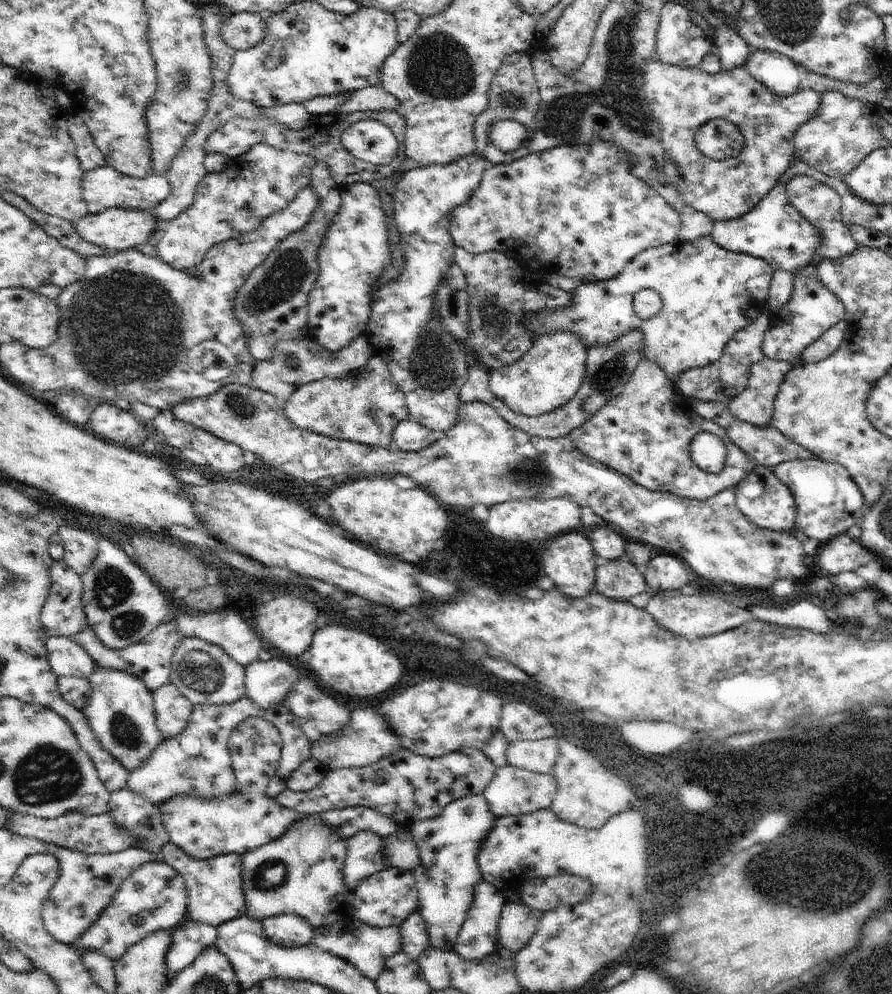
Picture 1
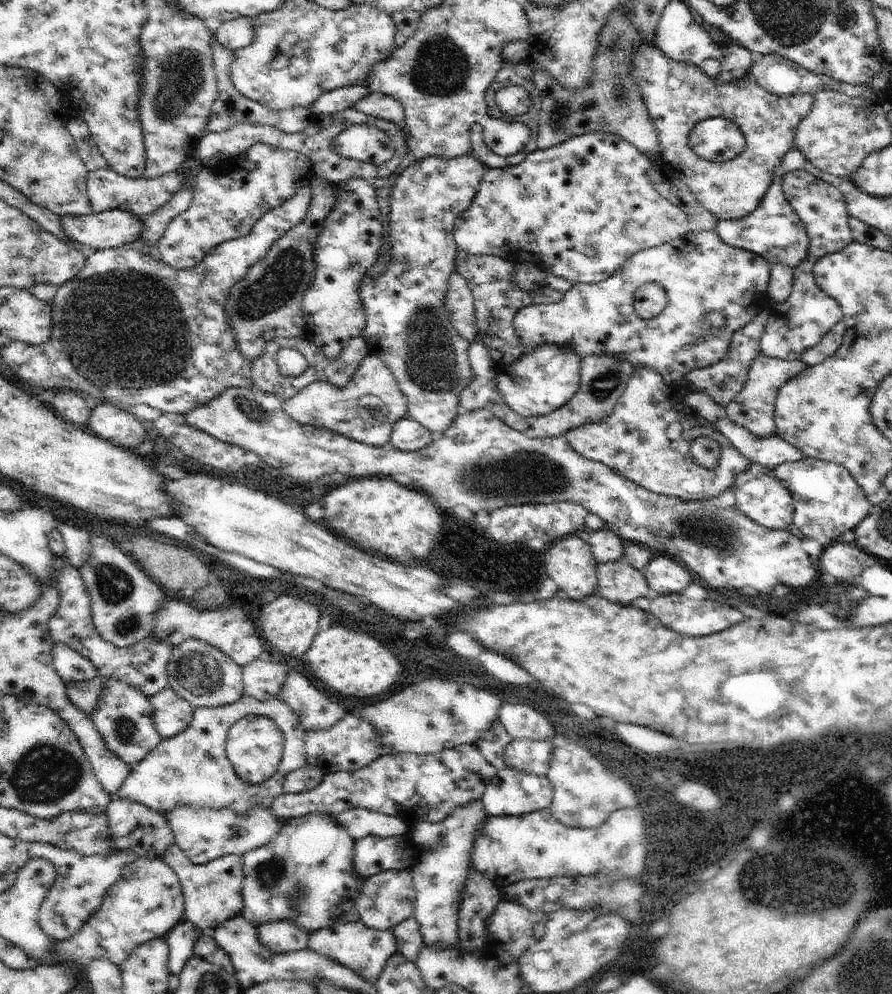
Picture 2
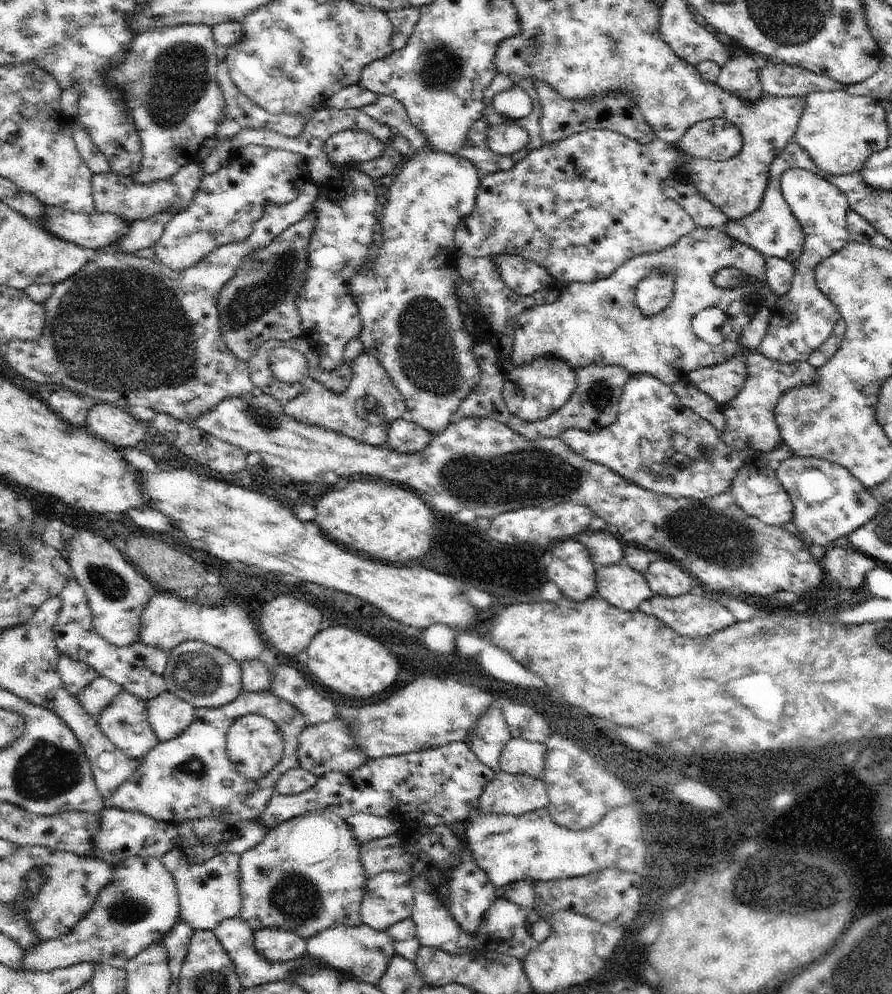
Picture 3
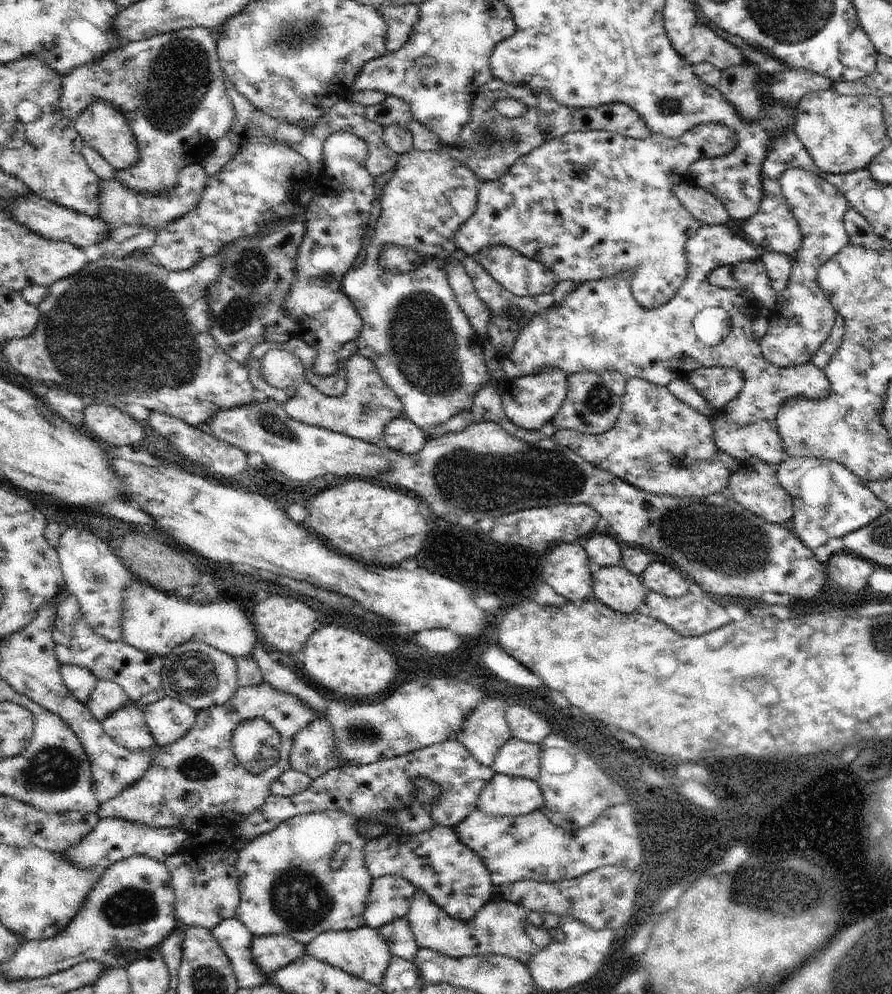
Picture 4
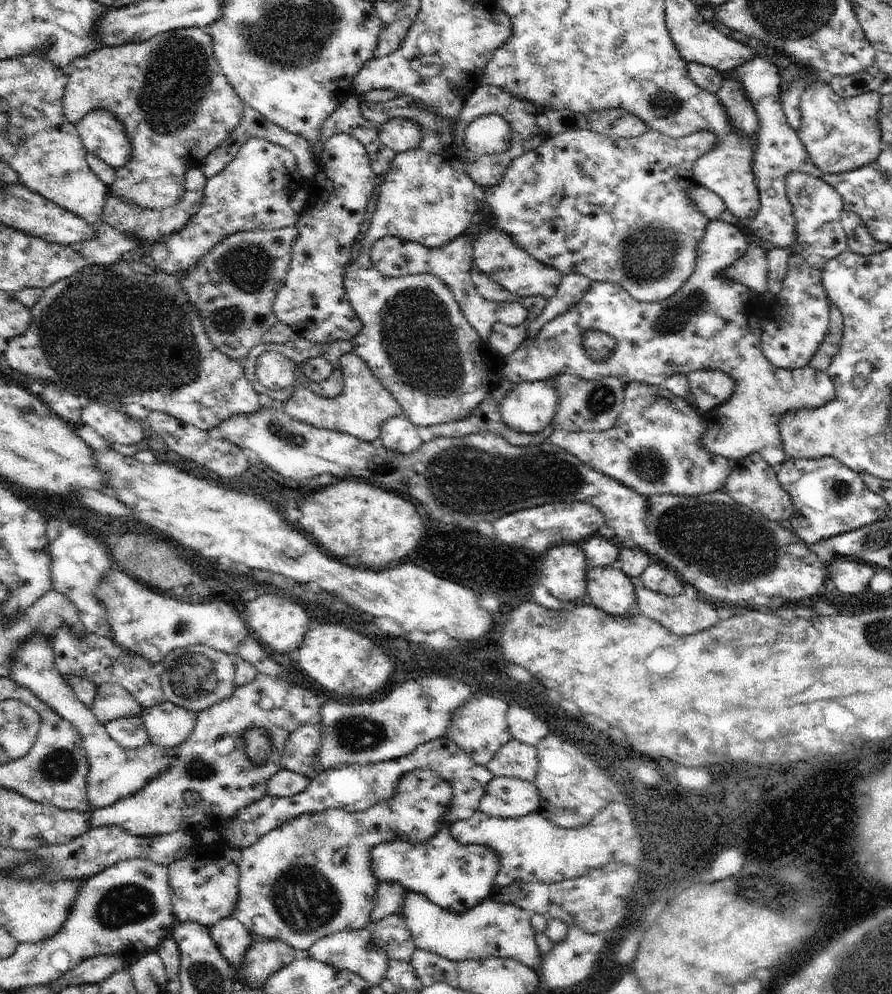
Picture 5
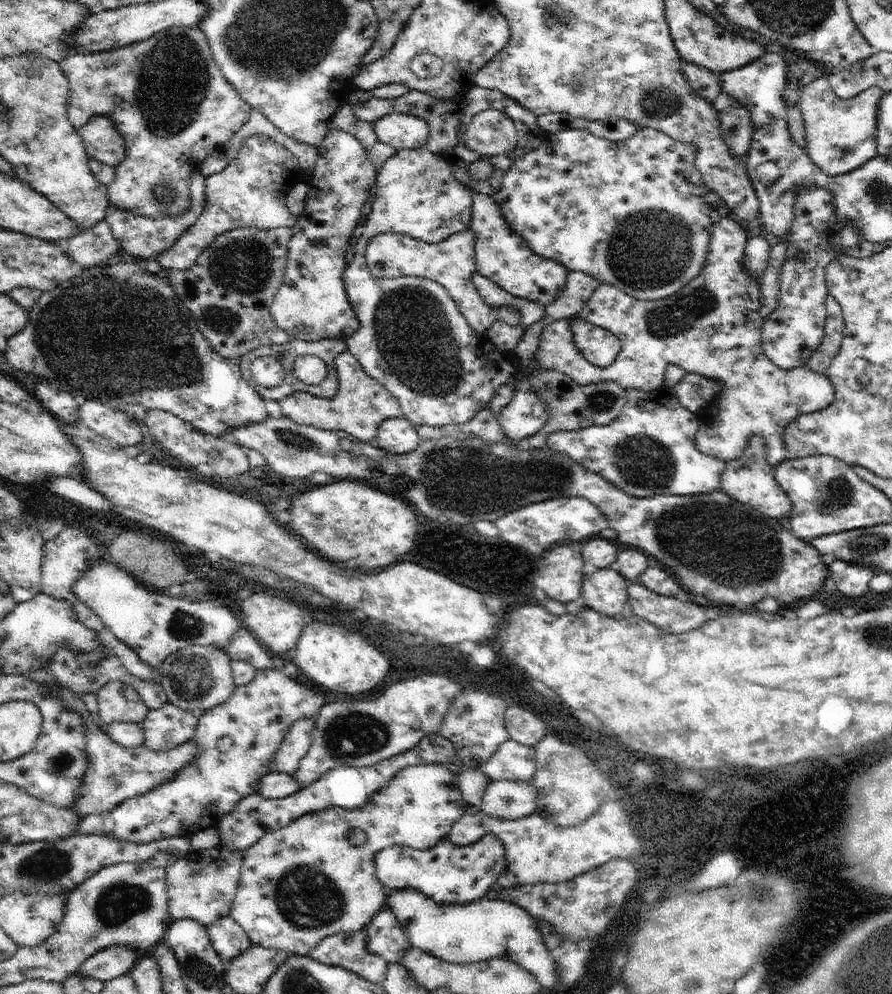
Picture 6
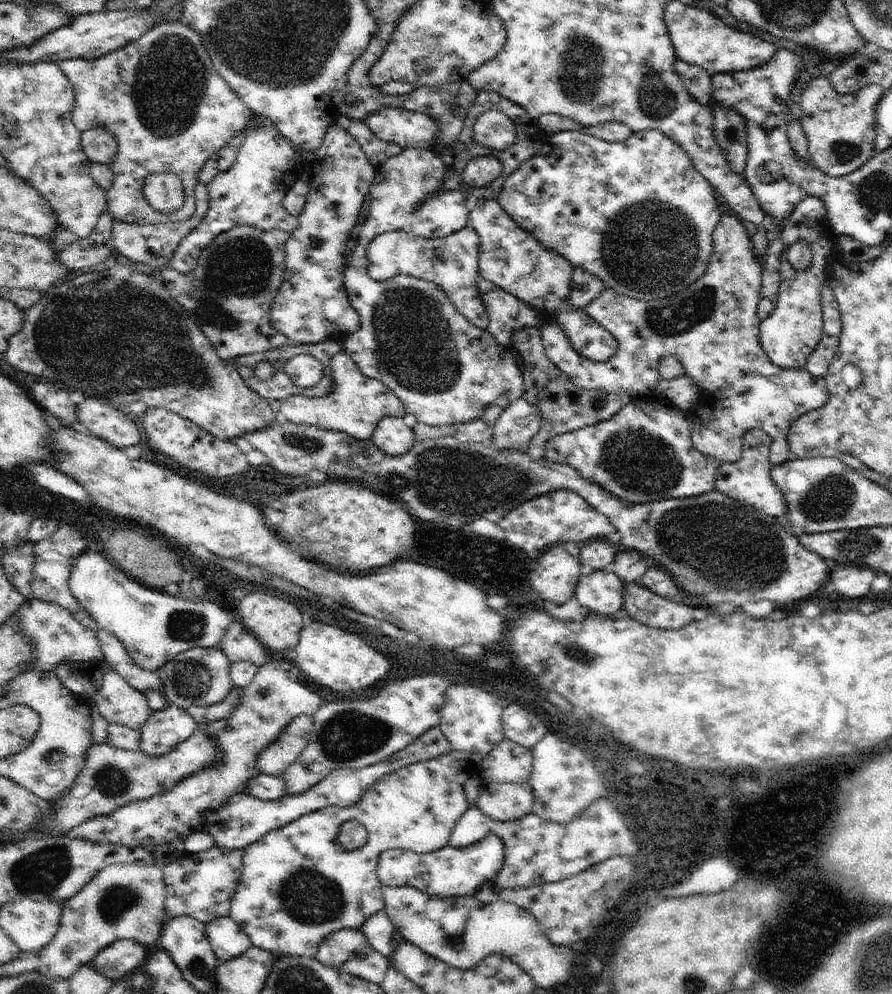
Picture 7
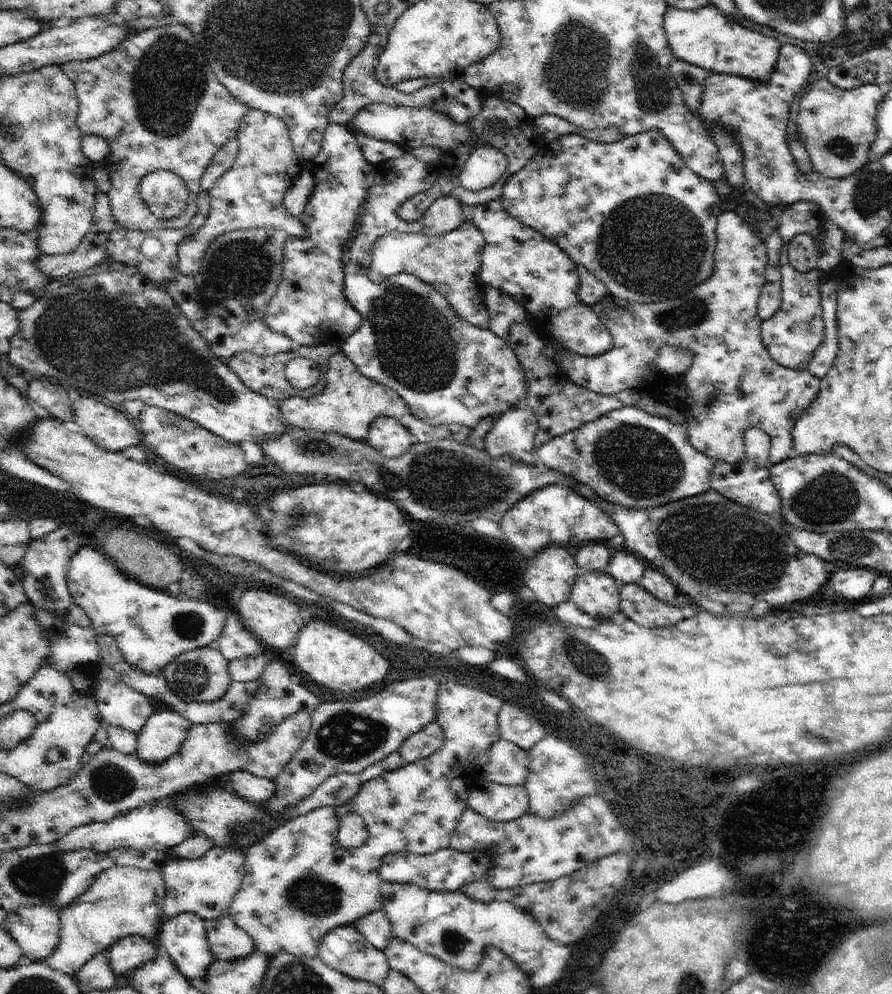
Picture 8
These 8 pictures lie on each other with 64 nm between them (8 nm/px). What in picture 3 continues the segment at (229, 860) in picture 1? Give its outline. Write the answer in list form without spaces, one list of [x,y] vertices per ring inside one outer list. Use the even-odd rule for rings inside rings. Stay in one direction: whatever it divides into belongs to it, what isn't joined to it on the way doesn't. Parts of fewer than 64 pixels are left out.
[[[175,848],[161,858],[167,870],[173,874],[179,890],[179,920],[189,924],[193,930],[215,930],[223,920],[235,918],[241,910],[239,896],[239,854],[217,854],[201,864],[191,864],[189,856]]]

